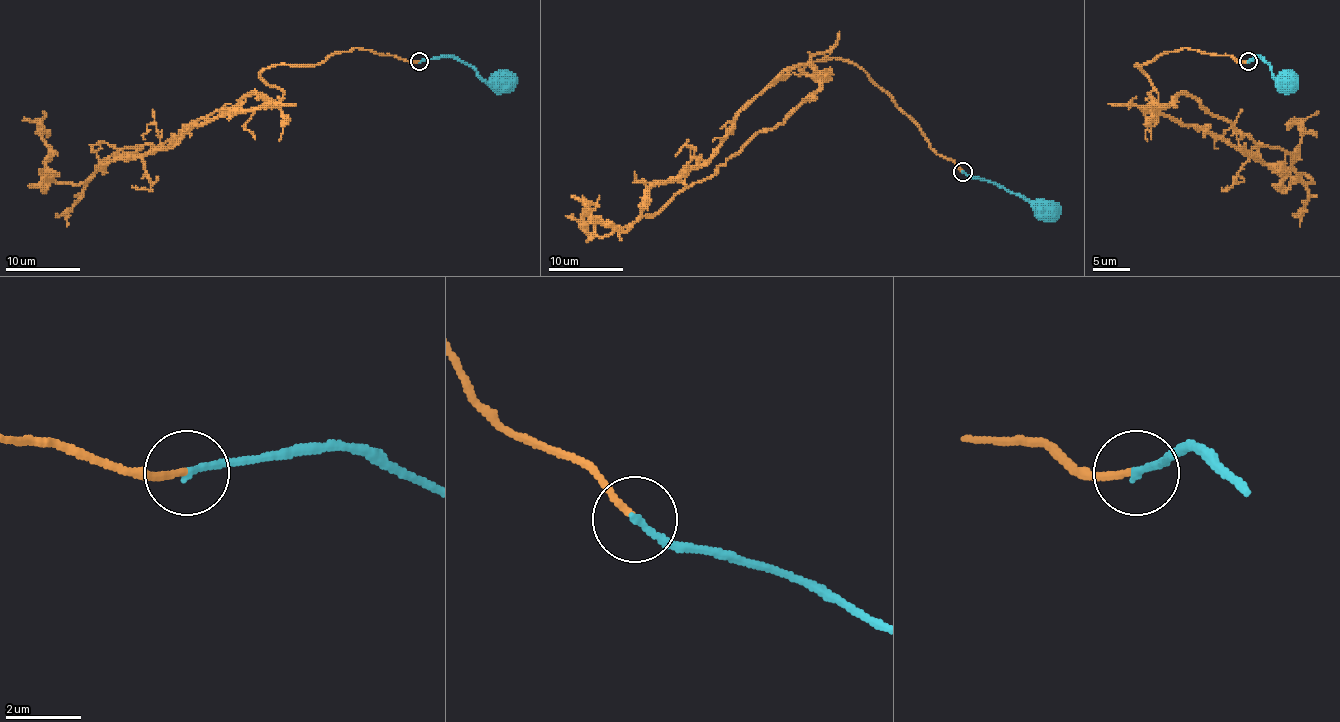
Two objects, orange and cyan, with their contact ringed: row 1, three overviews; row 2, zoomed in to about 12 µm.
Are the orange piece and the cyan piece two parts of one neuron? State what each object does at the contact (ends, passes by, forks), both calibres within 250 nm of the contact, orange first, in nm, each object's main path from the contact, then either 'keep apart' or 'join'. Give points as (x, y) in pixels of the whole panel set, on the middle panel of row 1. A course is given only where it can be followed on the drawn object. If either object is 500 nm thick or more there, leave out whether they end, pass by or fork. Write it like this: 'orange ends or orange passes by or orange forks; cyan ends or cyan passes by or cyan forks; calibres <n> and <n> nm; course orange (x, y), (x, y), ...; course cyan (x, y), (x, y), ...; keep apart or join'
orange ends; cyan ends; calibres 170 and 180 nm; course orange (962, 171), (817, 59), (772, 128), (621, 229), (590, 214), (586, 242); course cyan (962, 171), (999, 184), (1044, 210); join

